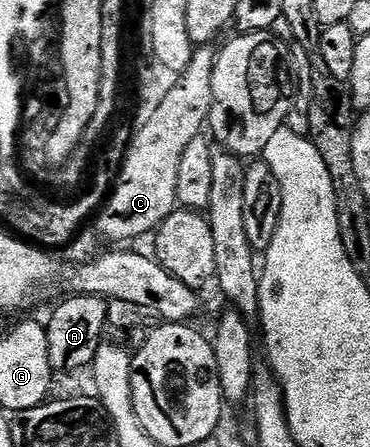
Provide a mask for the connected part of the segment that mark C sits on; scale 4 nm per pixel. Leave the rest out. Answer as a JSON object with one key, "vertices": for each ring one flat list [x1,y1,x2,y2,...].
{"vertices":[[216,44,196,46,190,65,180,74,159,111,147,126,136,130,126,150,119,181,116,180,111,196,96,218,97,231,103,238,113,243,125,243,150,232,149,237,178,208,176,183,180,160,187,145,199,136,209,120,213,106,213,68,218,52]]}

